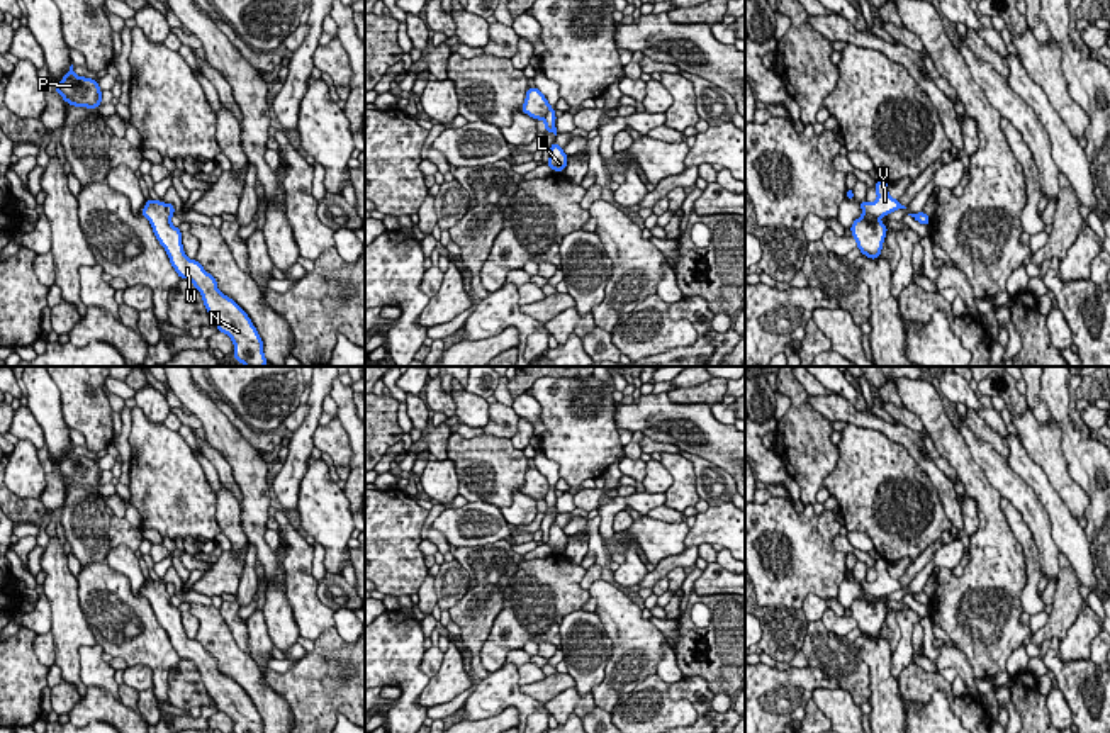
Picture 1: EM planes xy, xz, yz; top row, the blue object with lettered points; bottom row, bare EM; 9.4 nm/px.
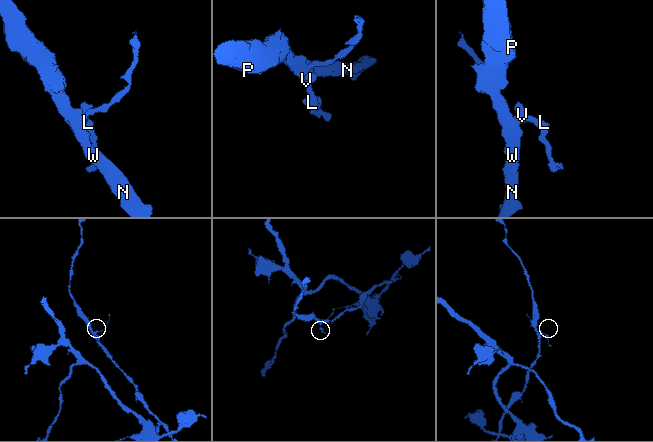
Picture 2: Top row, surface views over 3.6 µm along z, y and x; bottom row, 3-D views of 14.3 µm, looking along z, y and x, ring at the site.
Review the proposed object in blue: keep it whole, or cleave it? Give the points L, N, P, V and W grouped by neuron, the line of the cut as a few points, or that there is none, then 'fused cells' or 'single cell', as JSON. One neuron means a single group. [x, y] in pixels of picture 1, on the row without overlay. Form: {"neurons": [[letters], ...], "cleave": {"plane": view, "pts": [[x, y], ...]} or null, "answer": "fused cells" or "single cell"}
{"neurons": [["L", "V"], ["N", "P", "W"]], "cleave": {"plane": "yz", "pts": [[859, 582], [864, 591], [878, 598]]}, "answer": "fused cells"}

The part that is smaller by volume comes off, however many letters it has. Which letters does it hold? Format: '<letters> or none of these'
L, V

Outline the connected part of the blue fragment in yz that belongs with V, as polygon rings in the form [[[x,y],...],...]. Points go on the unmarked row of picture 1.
[[[883,558],[876,560],[874,570],[877,574],[877,579],[872,584],[867,580],[861,582],[864,592],[874,597],[883,597],[883,596],[889,596],[894,590],[906,589],[905,585],[900,584],[900,580],[889,575],[886,560]]]

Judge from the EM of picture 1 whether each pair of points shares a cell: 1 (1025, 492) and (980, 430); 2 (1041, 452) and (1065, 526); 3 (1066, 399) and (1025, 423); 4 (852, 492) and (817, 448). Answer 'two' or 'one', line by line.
1: two
2: two
3: two
4: two

